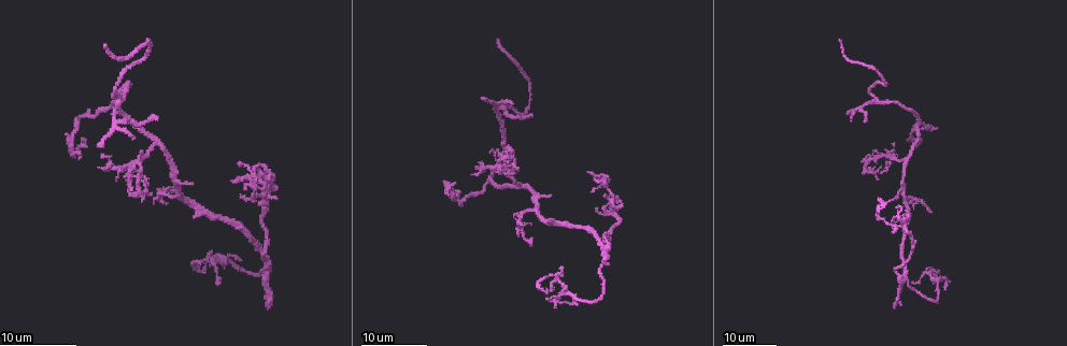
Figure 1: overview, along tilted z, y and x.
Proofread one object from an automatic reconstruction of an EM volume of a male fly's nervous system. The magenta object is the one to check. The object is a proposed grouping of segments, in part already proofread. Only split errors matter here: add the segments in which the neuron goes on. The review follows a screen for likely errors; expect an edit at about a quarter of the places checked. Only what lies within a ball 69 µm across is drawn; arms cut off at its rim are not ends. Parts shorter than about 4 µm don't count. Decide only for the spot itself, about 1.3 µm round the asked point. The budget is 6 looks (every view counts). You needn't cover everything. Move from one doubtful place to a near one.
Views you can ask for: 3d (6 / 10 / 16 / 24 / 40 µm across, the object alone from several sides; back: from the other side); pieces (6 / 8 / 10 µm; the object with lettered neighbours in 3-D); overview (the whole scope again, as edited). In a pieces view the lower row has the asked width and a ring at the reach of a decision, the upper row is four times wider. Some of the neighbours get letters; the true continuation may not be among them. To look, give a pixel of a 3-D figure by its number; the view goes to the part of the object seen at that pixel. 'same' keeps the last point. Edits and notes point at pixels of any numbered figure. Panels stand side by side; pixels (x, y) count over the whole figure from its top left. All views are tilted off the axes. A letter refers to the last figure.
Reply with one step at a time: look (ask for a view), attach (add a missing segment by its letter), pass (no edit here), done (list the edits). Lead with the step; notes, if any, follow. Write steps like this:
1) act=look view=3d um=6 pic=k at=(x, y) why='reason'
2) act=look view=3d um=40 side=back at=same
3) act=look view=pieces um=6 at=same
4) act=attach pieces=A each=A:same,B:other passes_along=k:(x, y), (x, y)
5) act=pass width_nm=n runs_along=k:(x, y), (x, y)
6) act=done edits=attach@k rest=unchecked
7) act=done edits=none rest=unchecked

act=look view=3d um=16 pic=1 at=(97, 144) why='an open end'

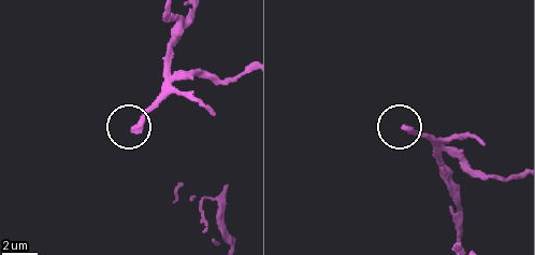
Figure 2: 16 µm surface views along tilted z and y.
act=look view=pieces um=6 pic=2 at=(404, 127) why='see the neighbours'

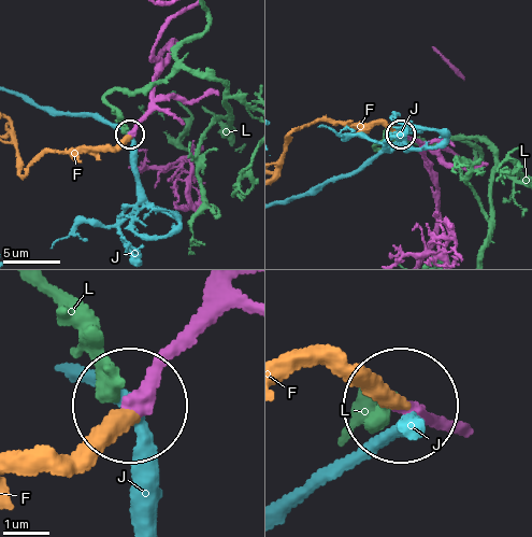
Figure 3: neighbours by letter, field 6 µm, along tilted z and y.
act=attach pieces=F each=F:same,J:other,L:other passes_along=3:(219, 290), (135, 407), (23, 465) found='it goes on there'

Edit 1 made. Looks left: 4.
act=look view=overview

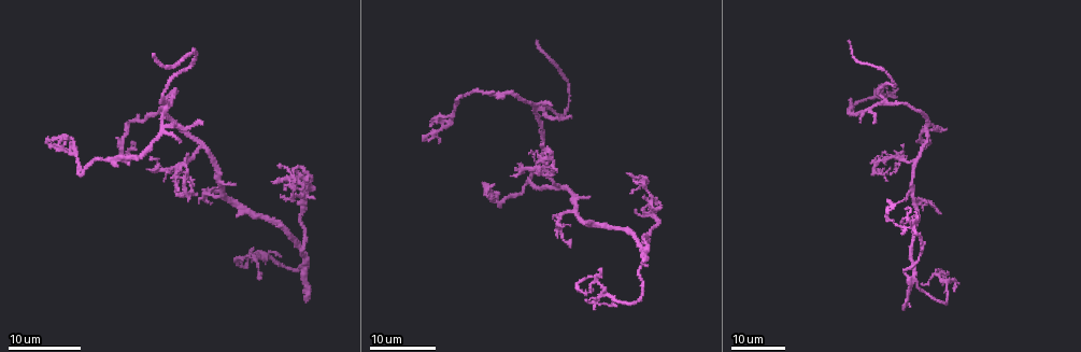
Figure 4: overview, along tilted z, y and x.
act=look view=3d um=24 pic=4 at=(535, 174)

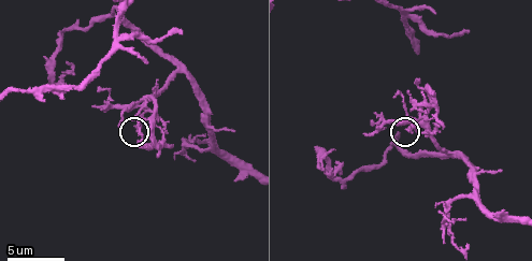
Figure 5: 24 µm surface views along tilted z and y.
act=look view=3d um=6 pic=5 at=(407, 129)

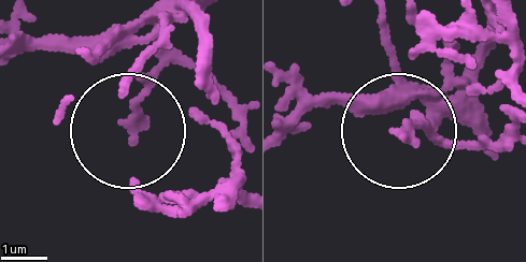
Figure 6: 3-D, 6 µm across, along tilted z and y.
act=look view=pieces um=6 pic=6 at=(404, 138) why='what lies round it'

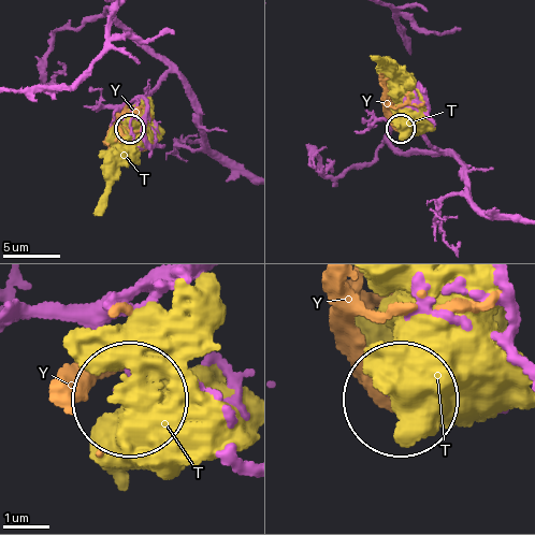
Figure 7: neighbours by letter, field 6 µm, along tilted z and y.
act=pass each=T:other,Y:other found='no lettered segment goes on from it'

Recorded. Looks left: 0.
act=done edits=attach@3 rest=unchecked

